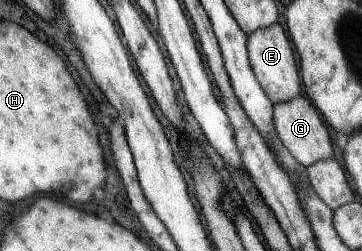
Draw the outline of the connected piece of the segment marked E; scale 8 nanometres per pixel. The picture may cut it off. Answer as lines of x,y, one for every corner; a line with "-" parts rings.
273,23
268,27
261,27
250,34
248,39
251,68
274,105
287,102
302,93
301,69
296,65
296,55
282,26
281,23

